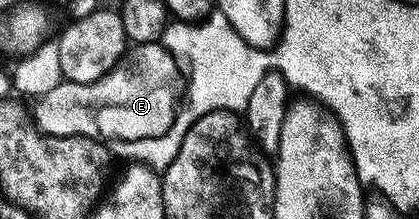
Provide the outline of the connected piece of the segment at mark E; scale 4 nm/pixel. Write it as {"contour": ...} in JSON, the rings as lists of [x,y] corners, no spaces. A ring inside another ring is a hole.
{"contour":[[[161,43],[137,46],[136,52],[134,58],[92,83],[62,79],[59,85],[51,84],[44,96],[33,102],[34,109],[32,105],[32,121],[38,132],[48,137],[93,137],[110,143],[167,133],[184,97],[183,66]]]}

